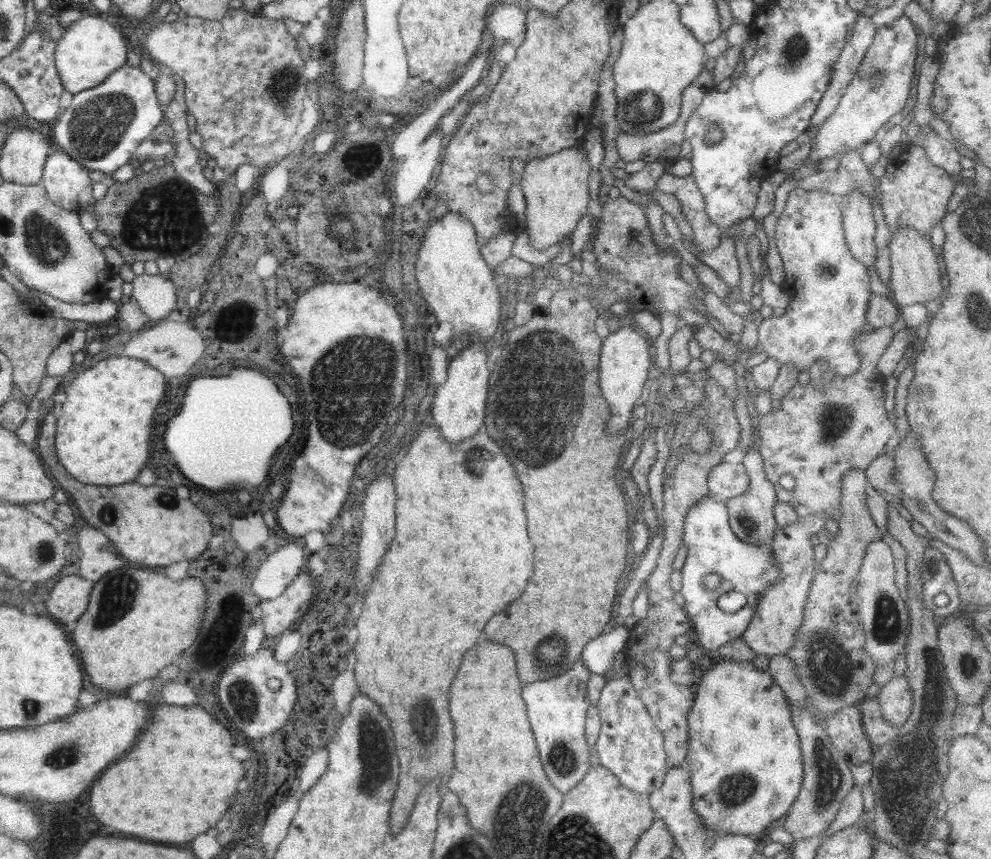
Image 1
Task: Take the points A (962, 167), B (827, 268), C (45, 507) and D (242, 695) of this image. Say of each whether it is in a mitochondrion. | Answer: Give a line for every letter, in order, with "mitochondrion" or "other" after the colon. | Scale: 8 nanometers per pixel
A: other
B: mitochondrion
C: other
D: mitochondrion

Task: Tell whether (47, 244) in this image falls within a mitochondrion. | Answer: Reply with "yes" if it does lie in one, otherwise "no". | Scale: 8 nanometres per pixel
yes

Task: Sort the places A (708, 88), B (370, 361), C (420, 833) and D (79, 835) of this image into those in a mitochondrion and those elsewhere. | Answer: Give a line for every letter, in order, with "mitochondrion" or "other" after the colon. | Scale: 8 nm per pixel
A: other
B: mitochondrion
C: other
D: other

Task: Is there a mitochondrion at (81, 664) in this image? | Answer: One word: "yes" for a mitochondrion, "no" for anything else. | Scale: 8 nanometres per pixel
no

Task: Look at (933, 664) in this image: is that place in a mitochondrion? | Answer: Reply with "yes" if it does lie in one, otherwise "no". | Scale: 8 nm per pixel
yes

